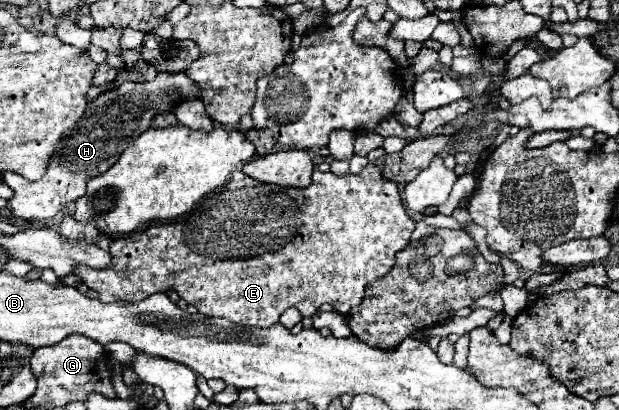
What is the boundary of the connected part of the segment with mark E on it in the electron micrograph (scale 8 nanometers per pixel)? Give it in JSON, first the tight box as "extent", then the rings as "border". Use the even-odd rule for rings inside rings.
{"extent":[74,164,416,328],"border":[[[368,164],[360,174],[344,174],[344,176],[336,176],[332,172],[320,172],[320,170],[314,170],[314,182],[306,188],[284,188],[284,186],[274,186],[274,184],[264,184],[264,182],[258,182],[250,176],[246,176],[244,172],[236,170],[228,184],[224,184],[224,196],[220,196],[220,200],[224,200],[224,204],[228,204],[228,212],[224,212],[224,216],[216,216],[216,220],[208,220],[208,224],[204,224],[204,228],[200,228],[200,206],[196,206],[192,212],[184,214],[180,220],[174,220],[174,222],[158,222],[158,224],[152,224],[144,230],[138,230],[138,232],[132,232],[132,236],[118,236],[118,238],[112,238],[110,242],[110,248],[108,252],[112,254],[112,262],[110,266],[106,268],[84,268],[84,266],[78,266],[74,268],[74,274],[90,288],[98,294],[98,298],[104,302],[104,304],[110,304],[110,302],[116,302],[116,300],[124,300],[124,302],[136,302],[136,300],[144,300],[156,292],[168,292],[168,290],[174,290],[178,292],[178,296],[182,300],[186,300],[190,306],[196,306],[200,314],[204,316],[220,316],[220,318],[228,318],[228,320],[234,320],[236,324],[242,324],[242,326],[258,326],[258,328],[268,328],[272,324],[278,322],[278,318],[282,316],[282,312],[290,306],[298,308],[302,316],[314,316],[314,312],[322,306],[322,304],[332,304],[334,310],[338,314],[346,314],[350,308],[354,308],[356,304],[362,302],[364,298],[364,288],[366,284],[378,280],[380,276],[386,276],[392,266],[394,266],[394,256],[396,252],[404,250],[406,244],[410,242],[410,234],[412,230],[416,228],[416,222],[408,216],[404,204],[402,204],[402,198],[400,198],[400,192],[398,192],[398,186],[390,180],[384,180],[382,178],[382,172],[374,166],[374,164]],[[220,244],[228,244],[228,248],[236,248],[236,244],[272,244],[272,248],[268,248],[268,252],[264,252],[264,256],[244,256],[244,260],[220,260],[220,256],[204,256],[204,252],[196,252],[196,248],[220,248]]]}

